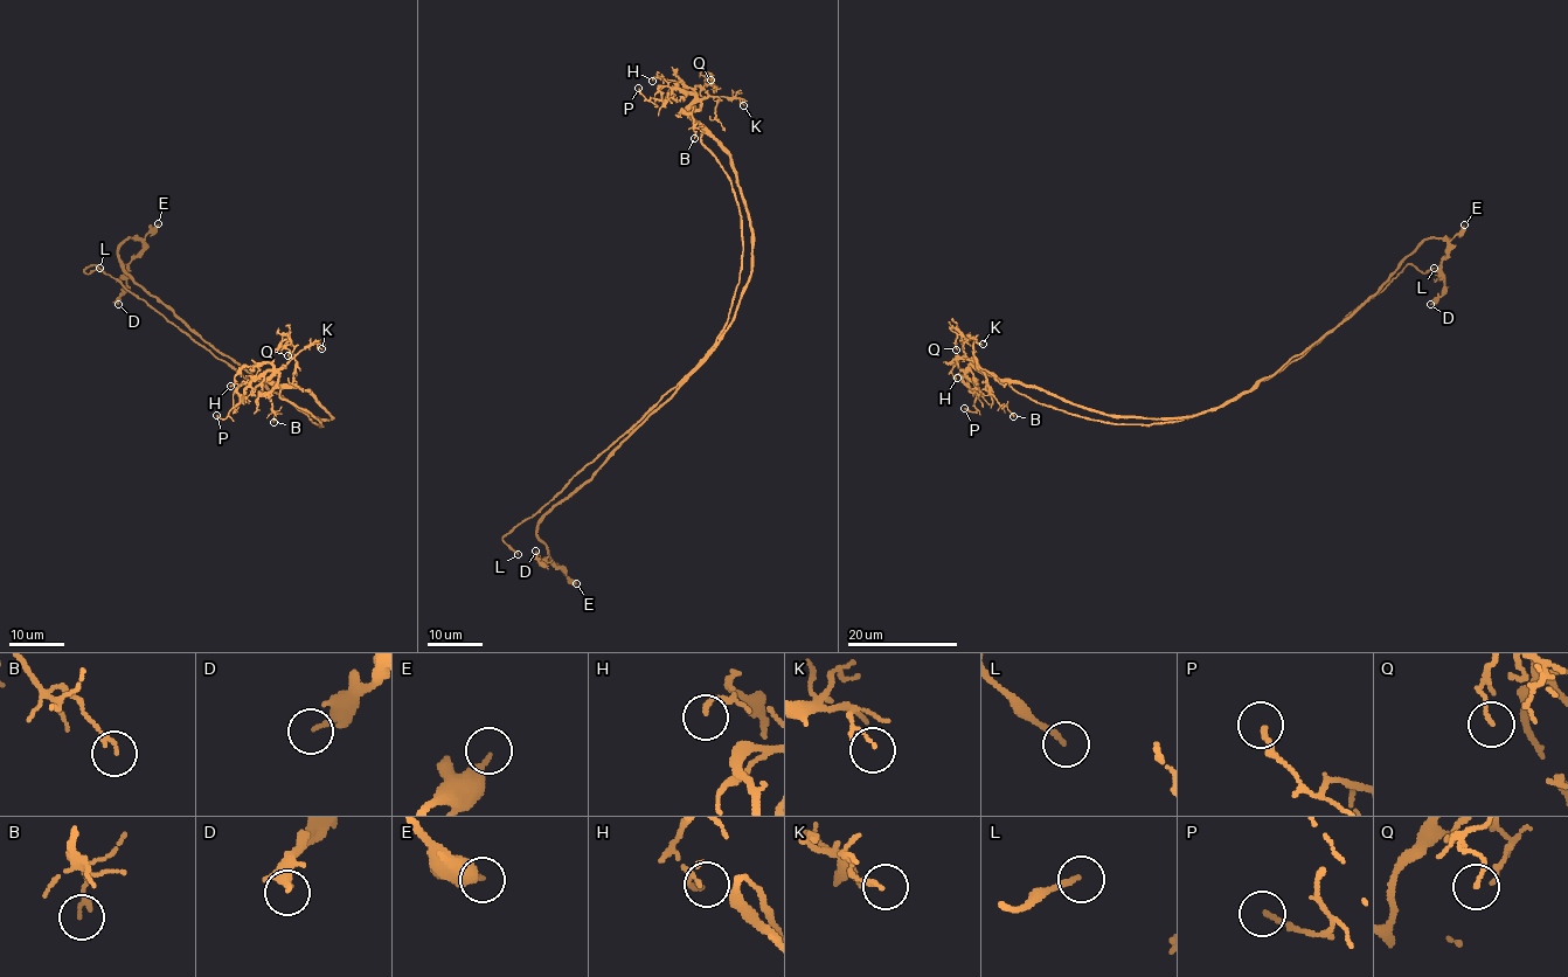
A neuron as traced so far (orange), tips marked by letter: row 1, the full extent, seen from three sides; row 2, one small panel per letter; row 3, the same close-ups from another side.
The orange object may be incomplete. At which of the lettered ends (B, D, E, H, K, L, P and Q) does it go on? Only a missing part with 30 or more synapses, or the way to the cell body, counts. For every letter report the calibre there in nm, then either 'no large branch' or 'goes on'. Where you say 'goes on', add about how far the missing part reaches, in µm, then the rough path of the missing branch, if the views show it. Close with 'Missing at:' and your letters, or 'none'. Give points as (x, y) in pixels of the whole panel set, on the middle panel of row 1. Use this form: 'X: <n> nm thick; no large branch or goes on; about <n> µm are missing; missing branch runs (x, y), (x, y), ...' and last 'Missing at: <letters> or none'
B: 130 nm thick; no large branch
D: 190 nm thick; no large branch
E: 280 nm thick; no large branch
H: 130 nm thick; no large branch
K: 50 nm thick; no large branch
L: 170 nm thick; goes on; about 20 µm are missing; missing branch runs (518, 554), (562, 603), (561, 616), (545, 629)
P: 140 nm thick; no large branch
Q: 110 nm thick; no large branch
Missing at: L

